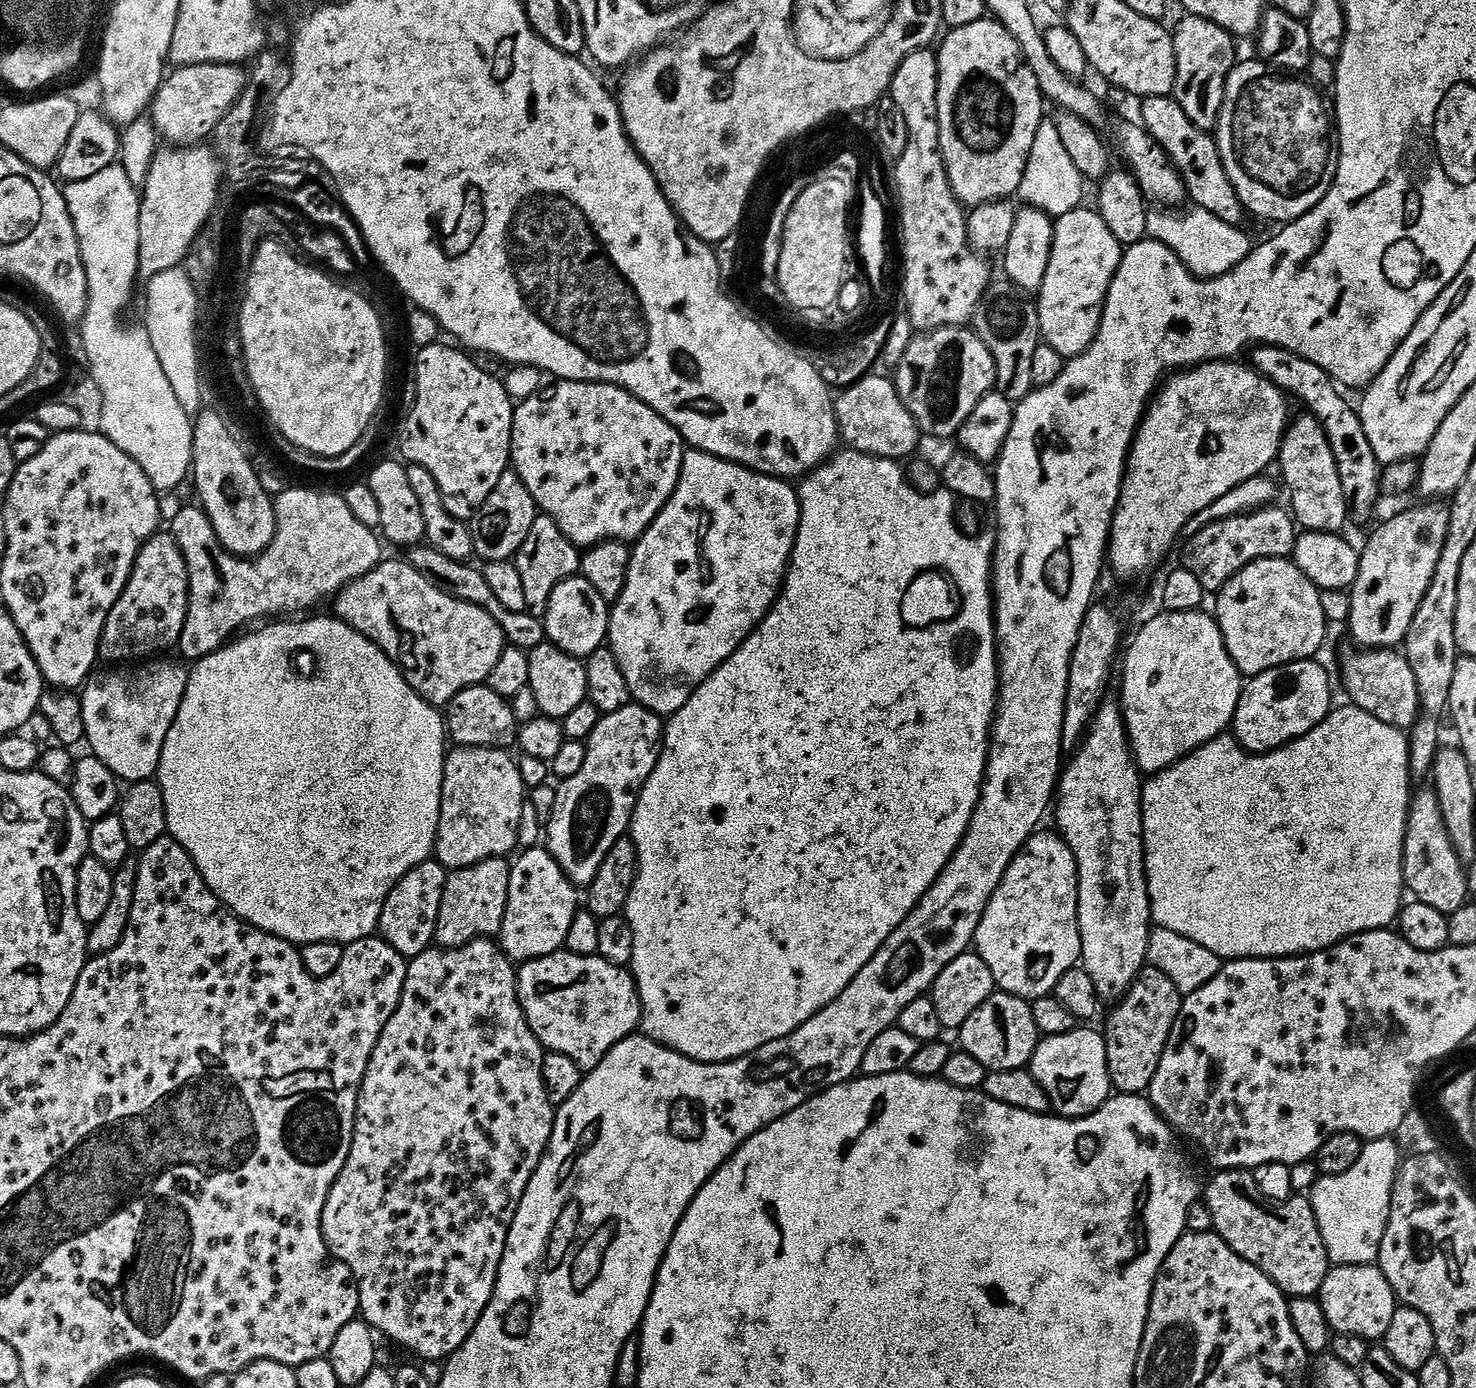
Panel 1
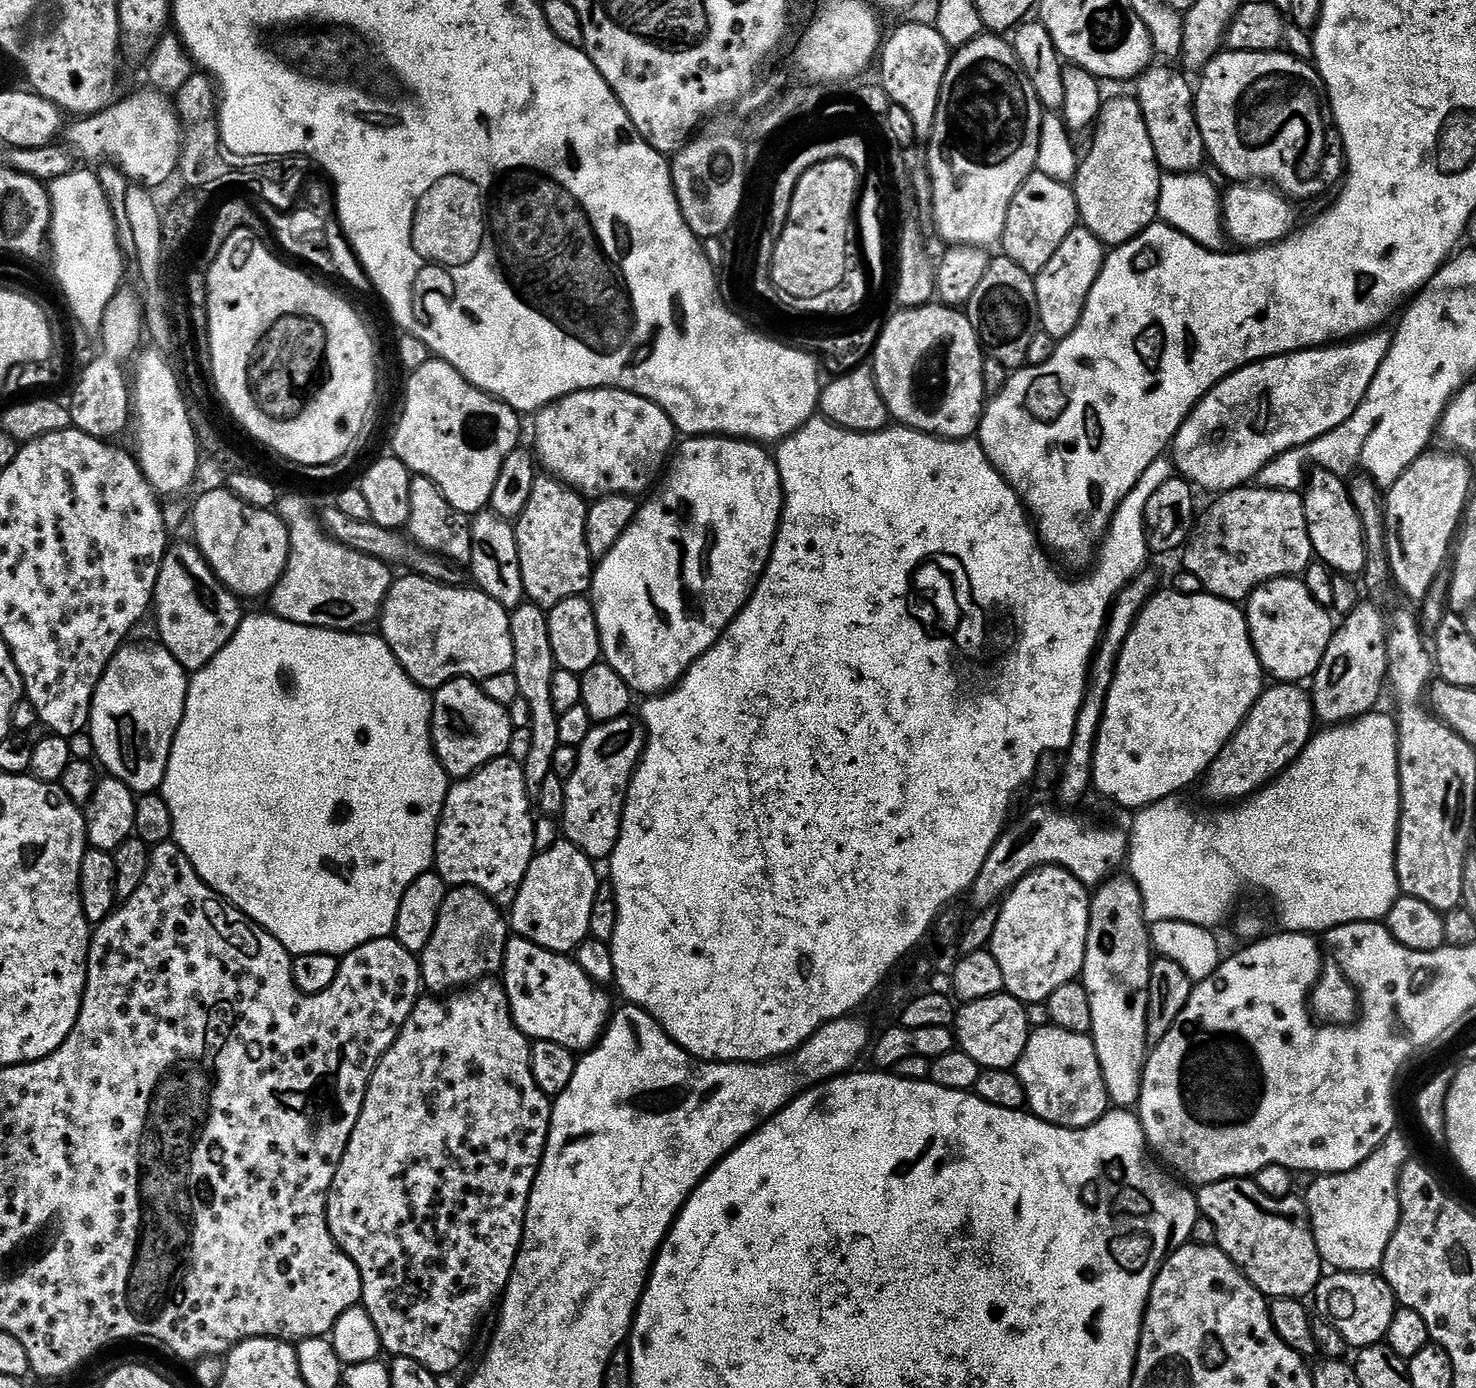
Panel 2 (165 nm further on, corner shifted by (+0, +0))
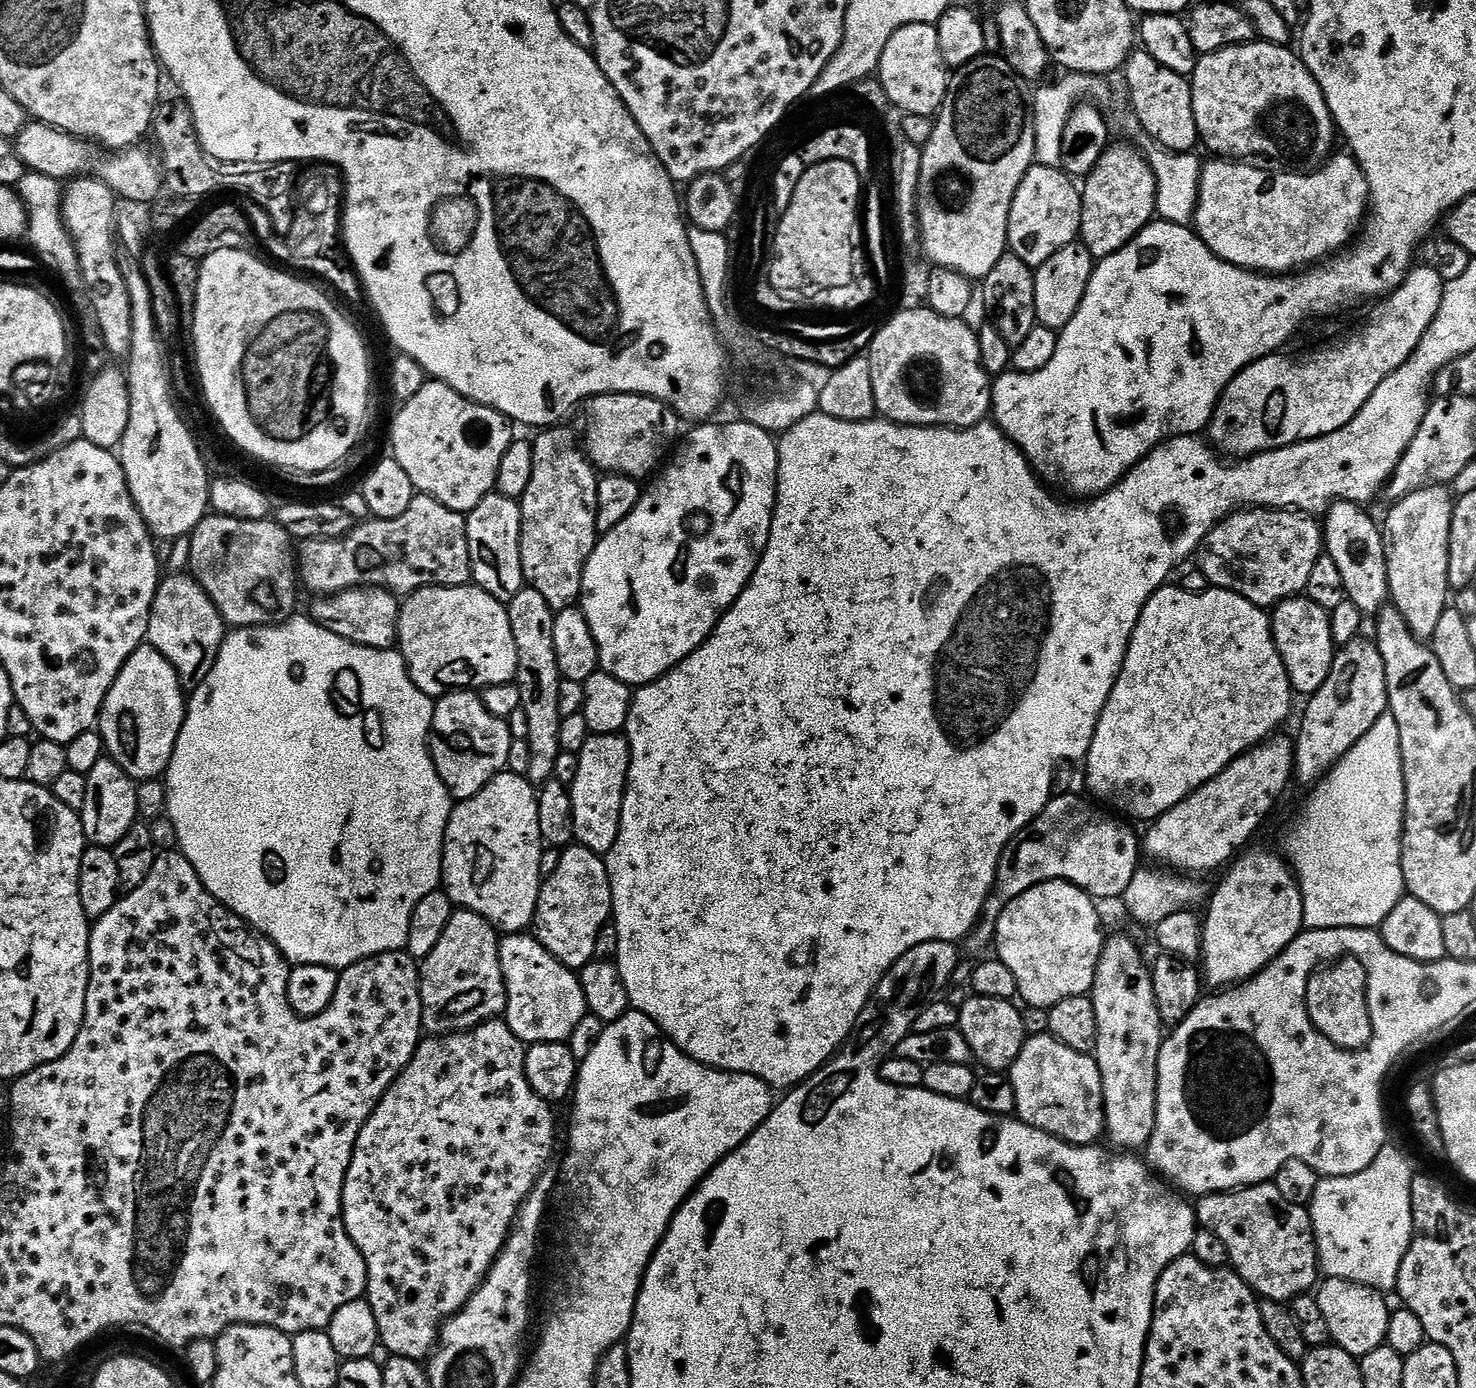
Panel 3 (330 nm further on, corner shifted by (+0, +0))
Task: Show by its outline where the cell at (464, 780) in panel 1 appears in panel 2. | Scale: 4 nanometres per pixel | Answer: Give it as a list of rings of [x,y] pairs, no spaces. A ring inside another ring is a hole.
[[[509,755],[499,756],[497,760],[492,760],[486,766],[482,766],[474,775],[457,779],[449,787],[448,797],[440,815],[440,825],[436,831],[436,863],[434,865],[435,872],[444,879],[445,884],[458,888],[477,888],[478,890],[482,890],[487,896],[493,898],[501,898],[500,896],[504,895],[507,897],[509,894],[515,893],[516,889],[519,888],[522,881],[526,878],[526,870],[530,866],[532,857],[537,853],[536,820],[534,819],[534,815],[532,816],[534,804],[528,795],[528,787],[526,786],[526,779],[523,777],[523,774],[524,766],[521,761],[514,760]]]

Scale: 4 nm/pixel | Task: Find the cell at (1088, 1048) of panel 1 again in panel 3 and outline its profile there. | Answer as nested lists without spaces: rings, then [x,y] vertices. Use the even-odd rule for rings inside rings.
[[[1051,1034],[1028,1036],[1018,1058],[1012,1063],[1010,1075],[1014,1112],[1025,1124],[1049,1132],[1068,1144],[1096,1144],[1099,1136],[1105,1135],[1102,1074],[1096,1065],[1095,1055],[1070,1050],[1070,1046],[1058,1042]]]

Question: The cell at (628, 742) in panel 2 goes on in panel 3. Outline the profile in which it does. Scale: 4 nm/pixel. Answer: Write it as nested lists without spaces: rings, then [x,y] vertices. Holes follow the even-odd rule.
[[[589,735],[578,755],[577,777],[570,785],[574,810],[574,836],[579,844],[591,852],[607,854],[618,838],[624,787],[628,784],[630,746],[627,735]]]

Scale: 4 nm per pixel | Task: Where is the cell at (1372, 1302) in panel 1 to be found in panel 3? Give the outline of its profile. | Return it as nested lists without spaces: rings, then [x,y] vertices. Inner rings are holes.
[[[1331,1278],[1319,1285],[1320,1292],[1315,1293],[1318,1306],[1322,1306],[1322,1314],[1326,1317],[1326,1326],[1330,1326],[1330,1340],[1335,1347],[1346,1350],[1351,1356],[1361,1357],[1370,1354],[1378,1345],[1388,1339],[1388,1318],[1390,1307],[1385,1293],[1376,1289],[1352,1282],[1350,1280],[1333,1280]]]

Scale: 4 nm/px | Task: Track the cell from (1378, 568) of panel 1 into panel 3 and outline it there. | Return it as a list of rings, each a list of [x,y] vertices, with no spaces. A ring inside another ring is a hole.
[[[1364,639],[1351,640],[1337,651],[1330,678],[1326,678],[1326,682],[1307,701],[1308,709],[1304,712],[1300,733],[1294,736],[1294,776],[1307,786],[1321,780],[1368,733],[1370,726],[1388,712],[1386,666],[1375,643]]]

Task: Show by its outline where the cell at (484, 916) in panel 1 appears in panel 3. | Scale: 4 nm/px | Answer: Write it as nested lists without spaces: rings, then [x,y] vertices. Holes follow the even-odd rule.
[[[453,911],[438,946],[419,965],[422,1028],[428,1034],[451,1034],[500,1018],[508,1007],[508,995],[500,961],[497,929],[486,918],[473,912]]]

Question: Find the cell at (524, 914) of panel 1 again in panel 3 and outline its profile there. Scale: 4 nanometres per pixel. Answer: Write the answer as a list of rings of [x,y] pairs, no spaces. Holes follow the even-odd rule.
[[[578,842],[565,847],[560,852],[560,860],[554,866],[554,870],[543,877],[540,886],[534,921],[534,935],[540,945],[551,956],[561,960],[567,968],[573,970],[585,968],[596,956],[598,930],[602,930],[602,926],[609,923],[611,915],[612,887],[605,857],[599,852],[591,852],[590,849],[584,848]]]

